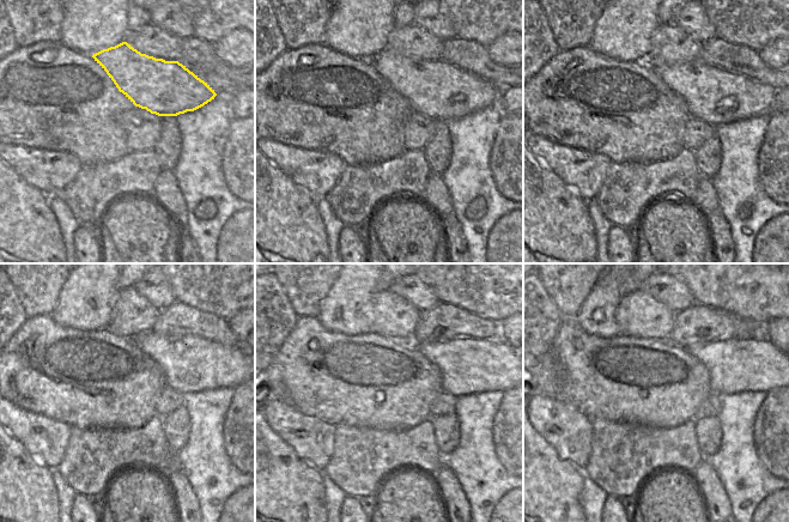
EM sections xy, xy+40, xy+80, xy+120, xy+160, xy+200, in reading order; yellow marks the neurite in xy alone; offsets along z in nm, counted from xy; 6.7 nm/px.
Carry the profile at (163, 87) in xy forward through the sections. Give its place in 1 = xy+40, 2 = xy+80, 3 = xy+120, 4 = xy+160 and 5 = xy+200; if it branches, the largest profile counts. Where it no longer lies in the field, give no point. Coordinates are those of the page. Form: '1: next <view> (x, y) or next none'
1: next xy+40 (437, 90)
2: next xy+80 (716, 96)
3: next xy+120 (189, 364)
4: next xy+160 (467, 365)
5: next xy+200 (735, 365)

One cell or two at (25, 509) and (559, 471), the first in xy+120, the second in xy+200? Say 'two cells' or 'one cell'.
one cell

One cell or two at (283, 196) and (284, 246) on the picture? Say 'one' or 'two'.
one

